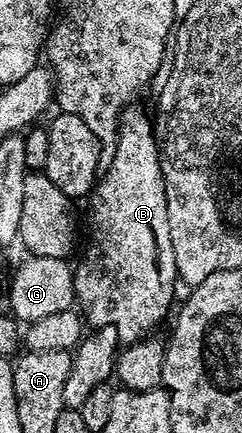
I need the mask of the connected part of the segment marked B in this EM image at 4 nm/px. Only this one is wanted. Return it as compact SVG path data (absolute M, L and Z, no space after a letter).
M130 106L121 113L121 129L117 131L117 145L111 153L113 160L104 169L103 175L98 179L91 195L88 197L89 203L89 245L85 248L85 253L81 256L81 261L75 264L73 274L73 290L75 300L78 305L85 304L83 316L94 329L114 328L117 331L117 339L122 345L128 346L136 343L137 340L146 339L165 320L165 315L169 312L169 307L173 304L173 291L179 288L179 277L175 266L175 250L171 250L171 226L167 222L167 198L165 197L165 179L161 169L161 150L158 137L155 135L155 124L143 109L138 106Z

